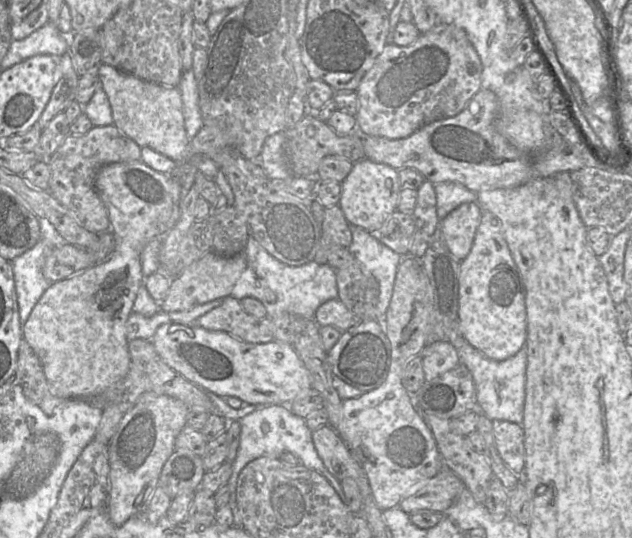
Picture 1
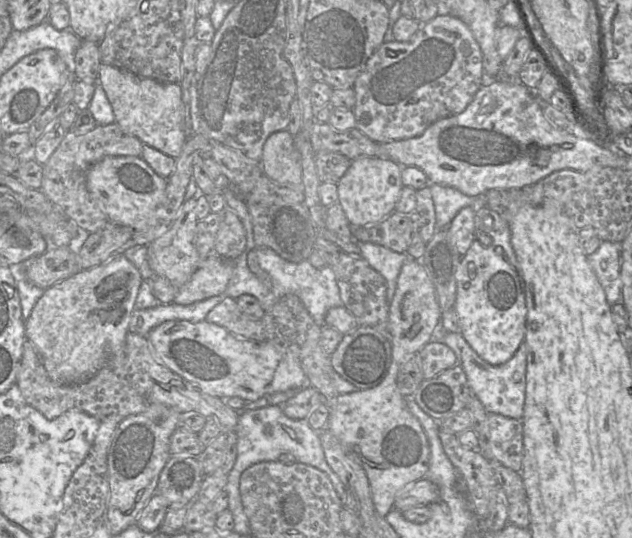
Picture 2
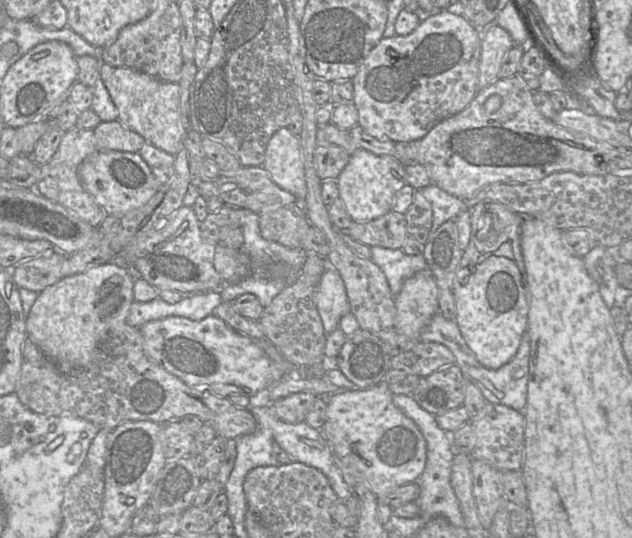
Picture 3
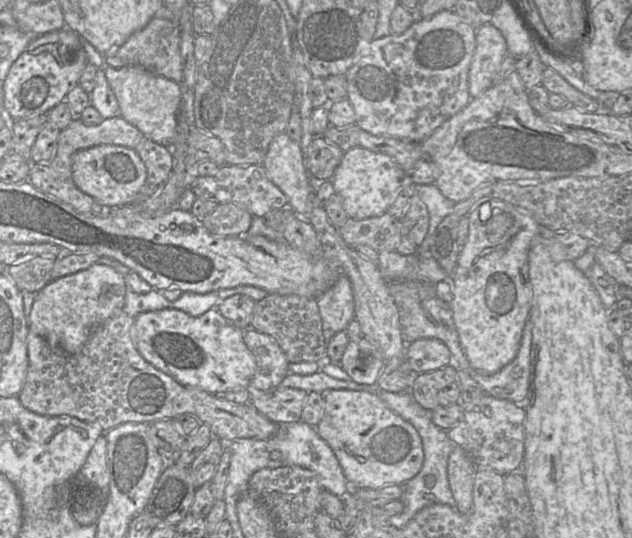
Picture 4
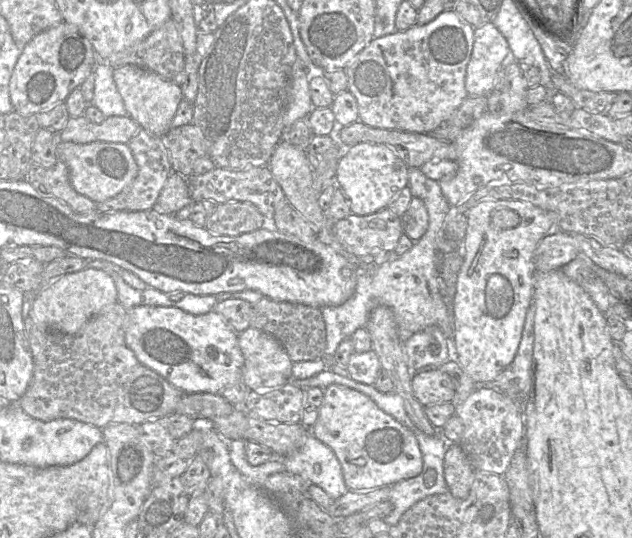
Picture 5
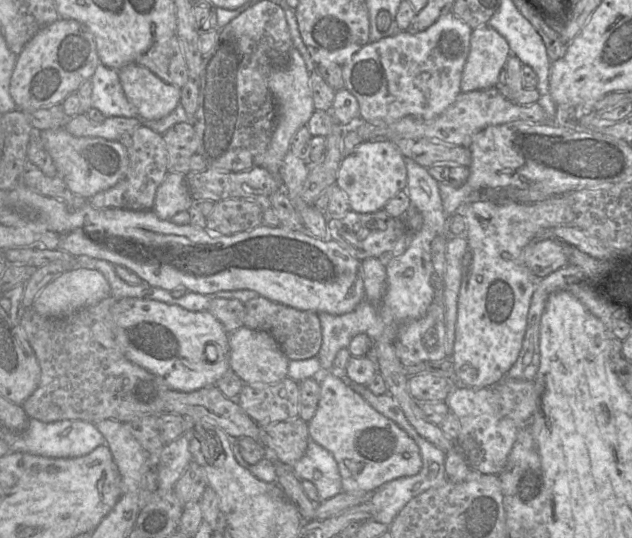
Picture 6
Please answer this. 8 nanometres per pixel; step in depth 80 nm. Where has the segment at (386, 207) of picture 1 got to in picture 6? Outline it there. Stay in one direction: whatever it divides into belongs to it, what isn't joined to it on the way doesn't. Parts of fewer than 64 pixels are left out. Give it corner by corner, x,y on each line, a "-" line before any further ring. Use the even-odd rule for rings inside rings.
387,139
366,141
359,144
341,161
336,186
346,195
350,210
357,213
374,213
407,185
405,157
394,142

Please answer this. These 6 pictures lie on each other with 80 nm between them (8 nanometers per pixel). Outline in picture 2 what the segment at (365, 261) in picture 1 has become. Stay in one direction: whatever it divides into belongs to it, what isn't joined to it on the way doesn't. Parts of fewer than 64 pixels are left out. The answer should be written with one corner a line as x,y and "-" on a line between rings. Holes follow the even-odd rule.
358,242
360,257
379,272
386,281
388,303
392,301
397,286
397,279
403,264
409,259
406,253
394,252
382,245
370,242

